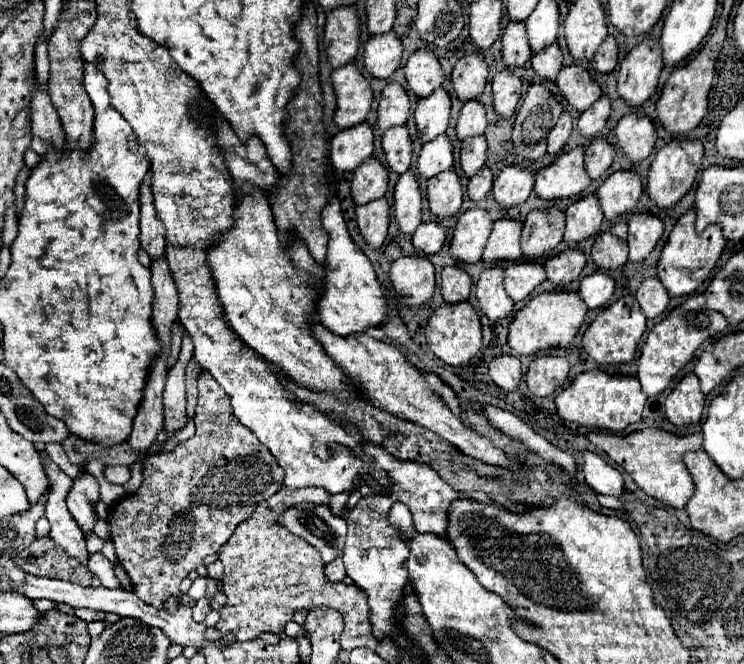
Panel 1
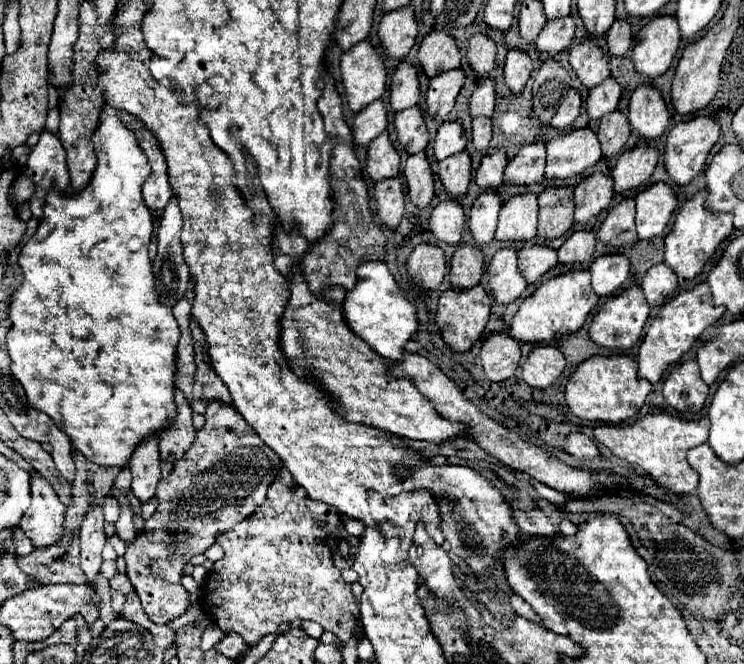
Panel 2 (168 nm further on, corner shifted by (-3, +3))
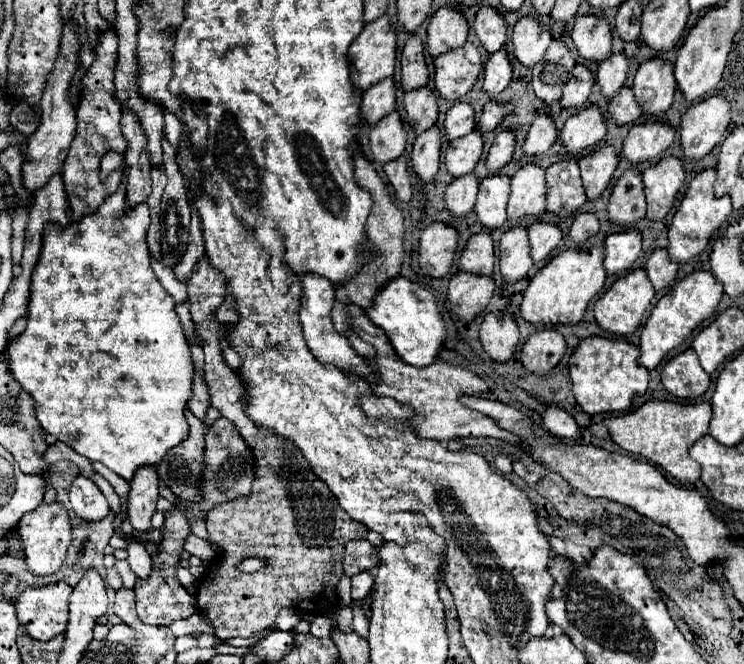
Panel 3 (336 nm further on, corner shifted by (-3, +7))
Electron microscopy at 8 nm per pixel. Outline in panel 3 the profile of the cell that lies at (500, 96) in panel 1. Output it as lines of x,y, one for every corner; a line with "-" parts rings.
522,17
512,31
512,47
516,59
524,67
534,67
544,59
544,51
548,49
552,37
548,27
540,27
538,19

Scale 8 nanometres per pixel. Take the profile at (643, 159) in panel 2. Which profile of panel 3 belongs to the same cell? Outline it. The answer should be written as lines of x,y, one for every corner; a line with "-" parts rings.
650,121
644,125
634,125
630,127
622,155
630,163
644,163
660,157
670,143
674,141
674,129
670,129
666,123
660,121

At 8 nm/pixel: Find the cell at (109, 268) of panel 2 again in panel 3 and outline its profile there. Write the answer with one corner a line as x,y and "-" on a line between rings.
106,151
100,167
102,181
106,181
112,171
120,171
124,177
122,185
114,195
104,199
98,211
84,215
80,221
64,227
46,223
40,259
32,273
26,311
28,325
22,335
8,343
8,355
14,379
34,399
42,429
70,445
76,453
90,461
104,463
130,481
136,467
160,463
162,455
188,435
184,409
192,395
194,365
180,319
174,311
176,303
150,267
146,245
150,209
146,203
126,209
126,157
116,151

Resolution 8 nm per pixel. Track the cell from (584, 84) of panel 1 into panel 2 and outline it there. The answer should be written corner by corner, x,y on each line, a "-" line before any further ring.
582,41
570,47
570,65
580,83
588,89
596,87
610,75
610,57
596,43

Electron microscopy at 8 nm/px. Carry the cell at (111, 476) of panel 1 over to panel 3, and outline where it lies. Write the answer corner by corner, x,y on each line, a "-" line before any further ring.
132,537
126,539
128,543
128,563
132,567
132,571
138,575
138,577
144,577
146,573
150,573
150,555
144,547
142,541
136,541

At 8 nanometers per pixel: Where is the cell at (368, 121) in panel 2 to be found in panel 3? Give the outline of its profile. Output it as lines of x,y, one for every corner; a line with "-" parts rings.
384,79
382,83
376,83
368,91
364,91
360,103
360,115
368,125
376,125
382,117
394,111
394,103
396,103
394,81

